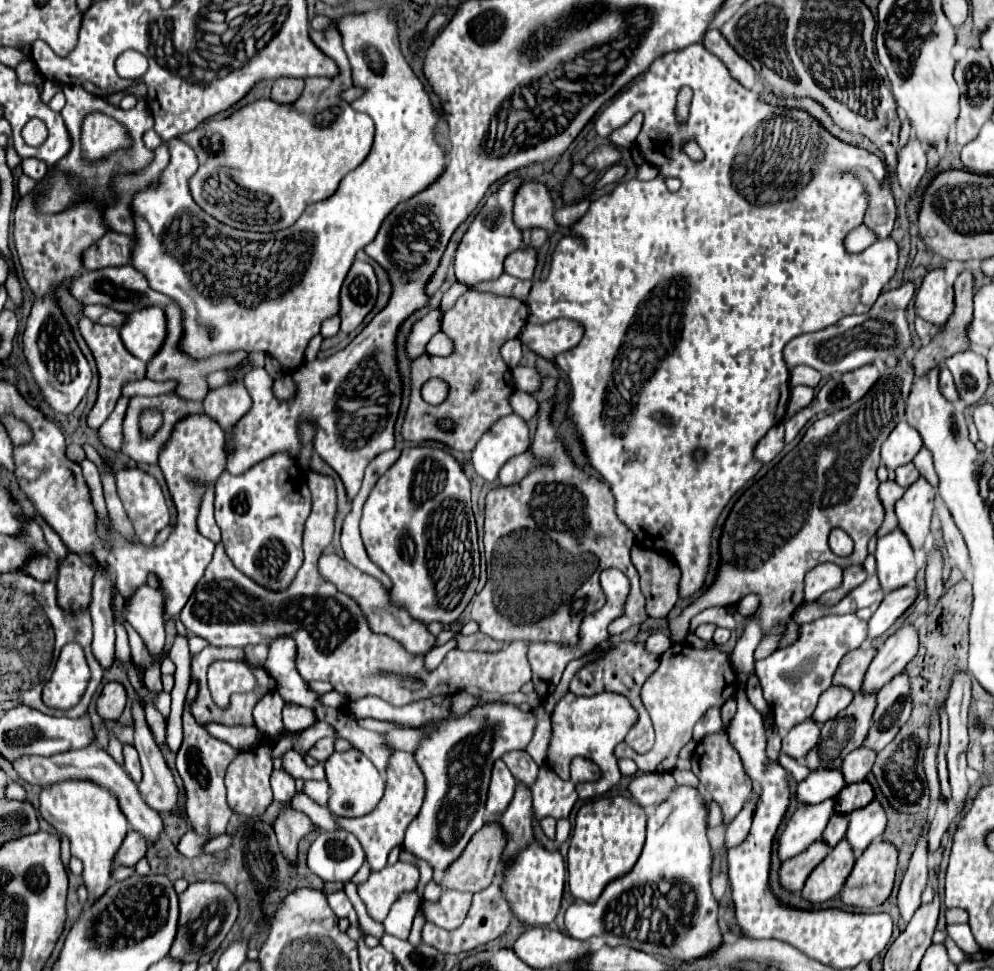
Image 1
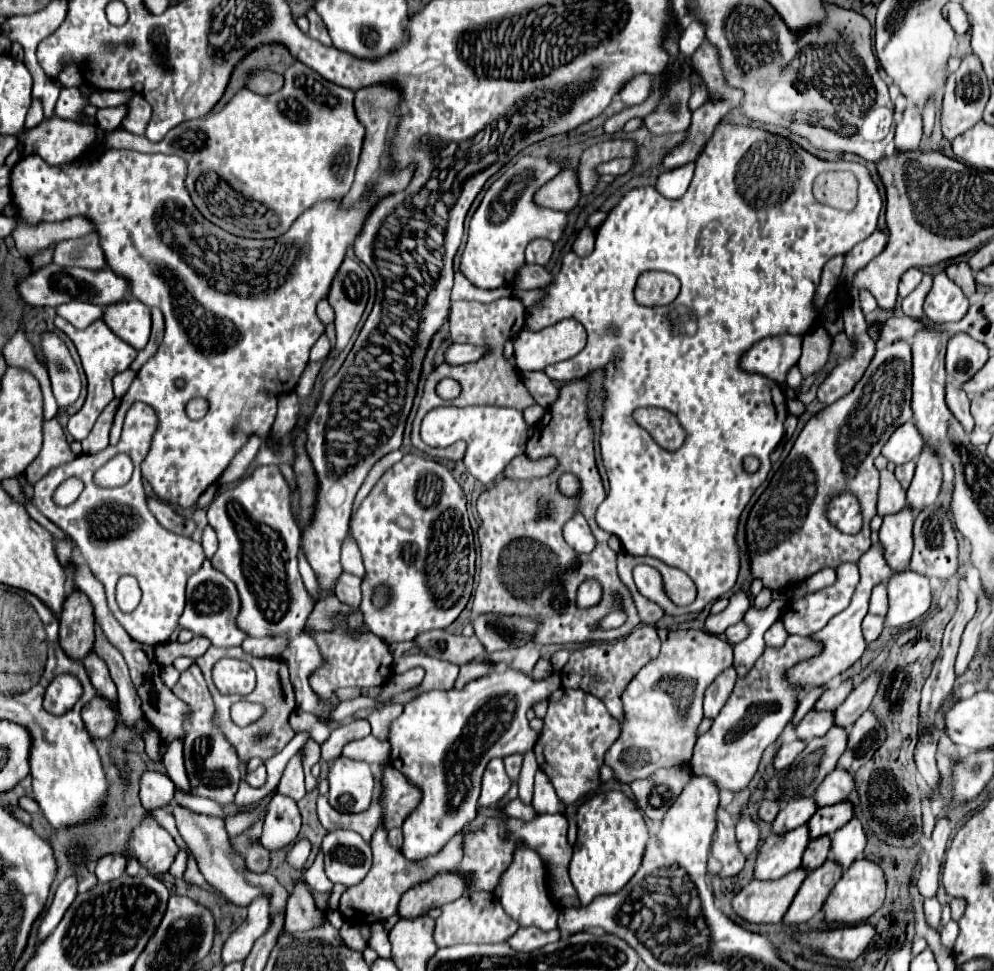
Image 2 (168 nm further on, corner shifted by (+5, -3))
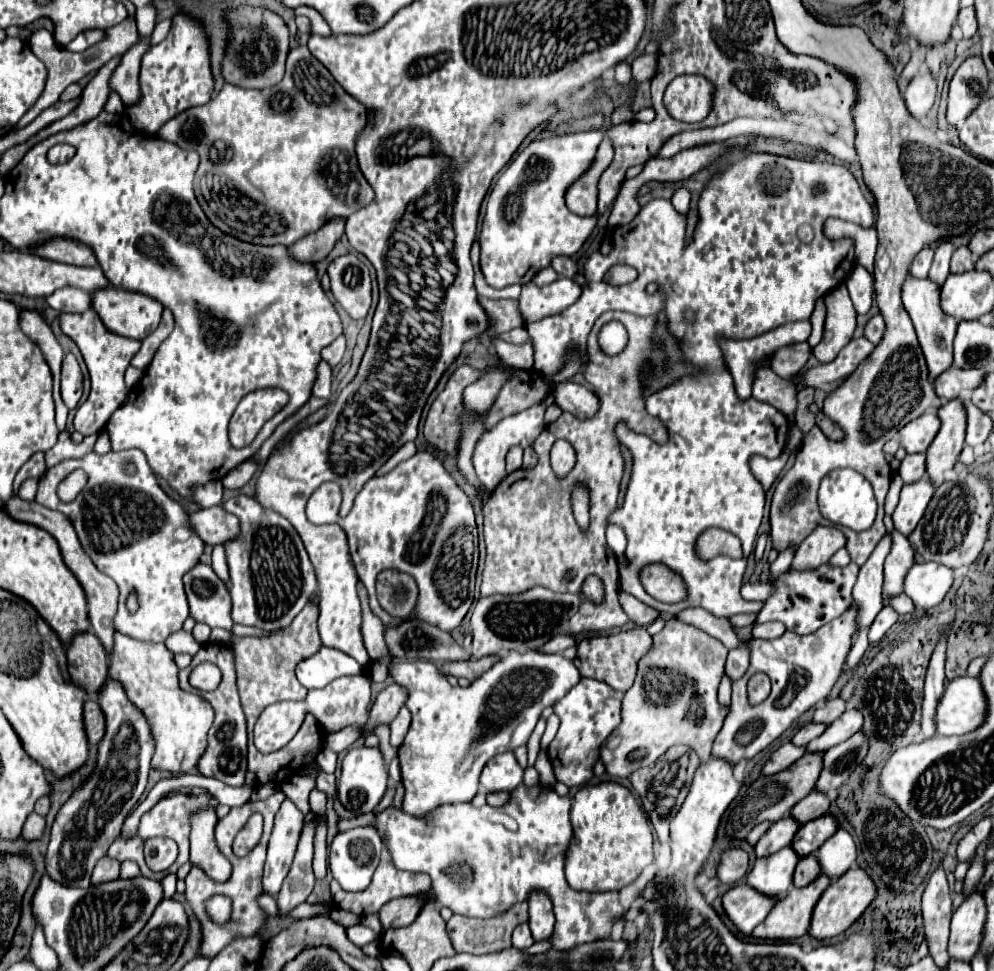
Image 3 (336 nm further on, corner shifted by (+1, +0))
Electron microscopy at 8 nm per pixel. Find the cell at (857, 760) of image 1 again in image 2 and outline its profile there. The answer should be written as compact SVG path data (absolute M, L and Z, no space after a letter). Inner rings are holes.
M835 769L831 771L823 783L819 785L819 789L815 791L815 801L819 807L825 807L825 805L835 805L843 799L847 799L847 795L853 791L853 775L849 771L843 771L843 769Z

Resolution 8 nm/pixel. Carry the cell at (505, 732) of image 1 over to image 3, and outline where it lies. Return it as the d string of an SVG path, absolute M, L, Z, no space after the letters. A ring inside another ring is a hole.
M533 648L525 652L511 650L467 688L451 686L447 678L439 674L437 666L425 660L415 660L411 664L389 664L389 674L395 678L397 684L409 690L407 708L413 714L413 722L405 736L405 742L399 748L399 760L401 782L405 788L403 812L417 818L427 816L441 804L471 802L477 794L479 776L487 760L491 760L499 752L515 750L517 746L527 744L537 720L541 718L541 712L547 706L555 704L555 700L561 700L581 680L581 674L579 670L575 670L573 660L561 654L545 654L543 650Z

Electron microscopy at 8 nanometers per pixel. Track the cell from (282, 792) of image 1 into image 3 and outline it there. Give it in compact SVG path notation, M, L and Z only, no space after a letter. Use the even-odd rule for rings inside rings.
M285 798L275 816L273 834L271 834L269 848L267 848L263 888L269 896L277 896L289 872L301 828L303 828L303 812L289 798Z

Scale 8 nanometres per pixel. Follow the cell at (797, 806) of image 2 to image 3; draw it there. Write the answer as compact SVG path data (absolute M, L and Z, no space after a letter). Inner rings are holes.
M785 818L785 820L775 822L765 832L765 836L755 844L755 856L765 858L765 856L771 856L773 852L779 852L781 848L789 846L797 828L799 828L799 824L793 818Z

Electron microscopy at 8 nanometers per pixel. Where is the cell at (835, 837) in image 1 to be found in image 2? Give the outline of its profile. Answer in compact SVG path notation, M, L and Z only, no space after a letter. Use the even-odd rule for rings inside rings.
M823 835L819 839L813 839L809 843L809 847L805 849L803 853L803 867L809 871L809 869L817 869L829 855L829 849L831 849L831 839L829 835Z

